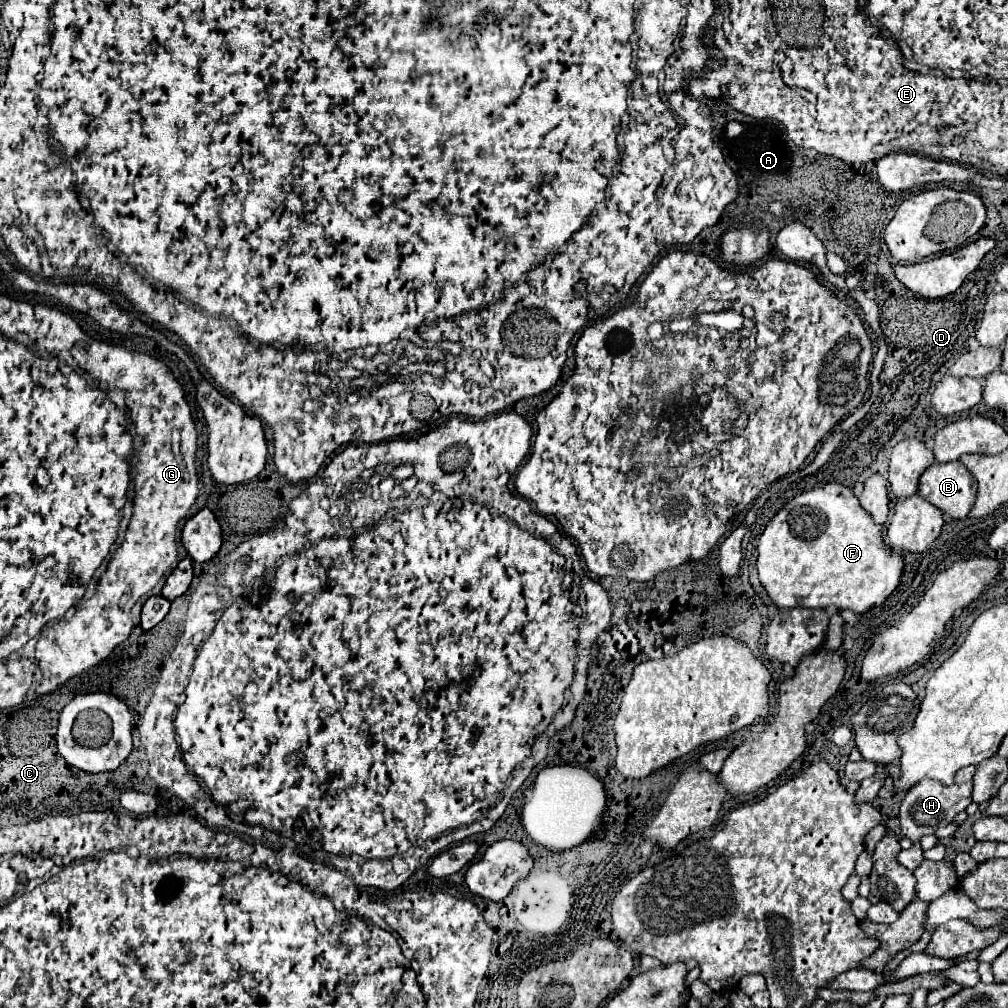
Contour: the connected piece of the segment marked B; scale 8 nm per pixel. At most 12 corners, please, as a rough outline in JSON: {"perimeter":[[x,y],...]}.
{"perimeter":[[961,462],[931,464],[919,494],[953,520],[975,504]]}

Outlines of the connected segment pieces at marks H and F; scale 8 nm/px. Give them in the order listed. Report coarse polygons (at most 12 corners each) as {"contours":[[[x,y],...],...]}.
{"contours":[[[975,766],[945,786],[925,778],[905,792],[899,820],[913,848],[897,854],[911,872],[923,862],[919,838],[971,804]],[[851,488],[789,500],[759,538],[779,608],[863,614],[903,558]]]}

